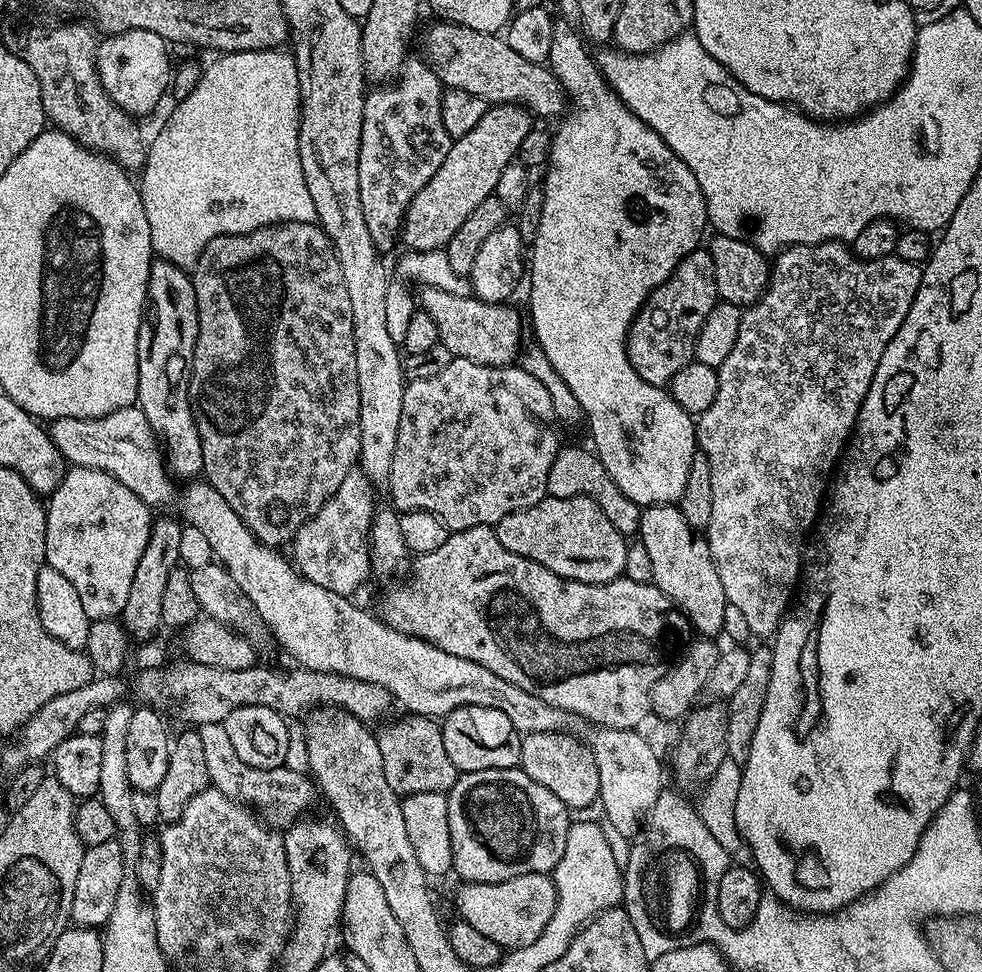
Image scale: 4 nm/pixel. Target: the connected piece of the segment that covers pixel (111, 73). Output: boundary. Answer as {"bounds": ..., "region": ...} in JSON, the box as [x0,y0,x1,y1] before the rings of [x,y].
{"bounds":[96,30,174,118],"region":[[[150,30],[123,32],[121,36],[104,36],[96,49],[96,69],[102,86],[122,110],[143,118],[152,112],[170,88],[174,66],[168,62],[169,45]]]}

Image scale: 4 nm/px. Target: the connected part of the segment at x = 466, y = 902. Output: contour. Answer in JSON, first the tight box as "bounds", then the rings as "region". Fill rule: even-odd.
{"bounds":[456,874,556,950],"region":[[[522,874],[518,878],[510,878],[506,882],[497,884],[470,884],[459,885],[456,892],[456,908],[460,911],[459,919],[469,923],[474,930],[484,934],[486,938],[493,939],[503,950],[529,946],[545,929],[547,922],[554,915],[556,909],[556,882],[548,874]]]}

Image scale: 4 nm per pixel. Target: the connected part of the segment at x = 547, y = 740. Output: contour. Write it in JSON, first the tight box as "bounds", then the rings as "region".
{"bounds":[519,731,600,810],"region":[[[567,731],[529,732],[520,742],[519,767],[538,786],[546,786],[558,802],[562,802],[570,810],[588,808],[600,799],[600,779],[598,778],[598,762],[588,749],[583,739],[575,740]]]}

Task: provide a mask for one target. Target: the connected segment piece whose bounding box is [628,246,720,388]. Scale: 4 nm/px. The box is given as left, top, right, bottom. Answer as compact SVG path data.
M707 247L695 248L684 261L676 267L666 278L662 286L658 286L648 295L648 300L640 308L640 312L634 318L634 322L628 331L628 357L630 366L646 382L650 382L656 388L664 388L671 385L674 374L682 370L682 366L692 363L696 355L696 339L706 322L710 318L710 310L720 300L718 286L714 282L714 258L710 258Z

